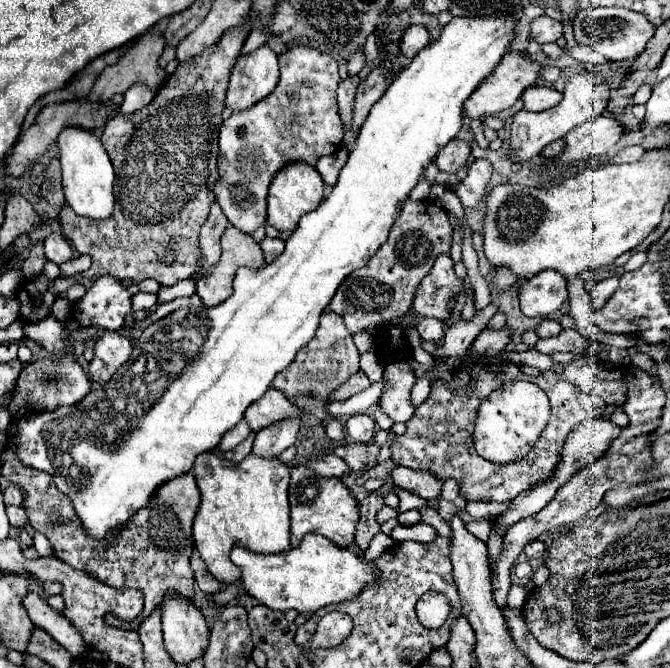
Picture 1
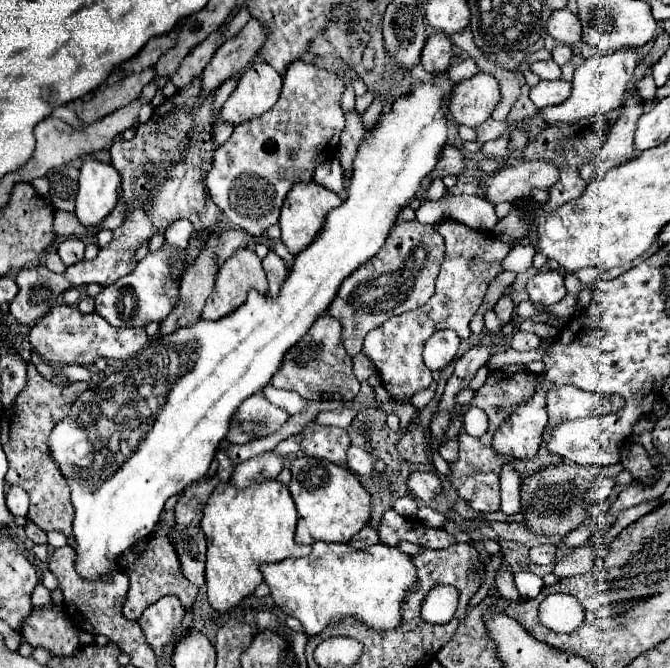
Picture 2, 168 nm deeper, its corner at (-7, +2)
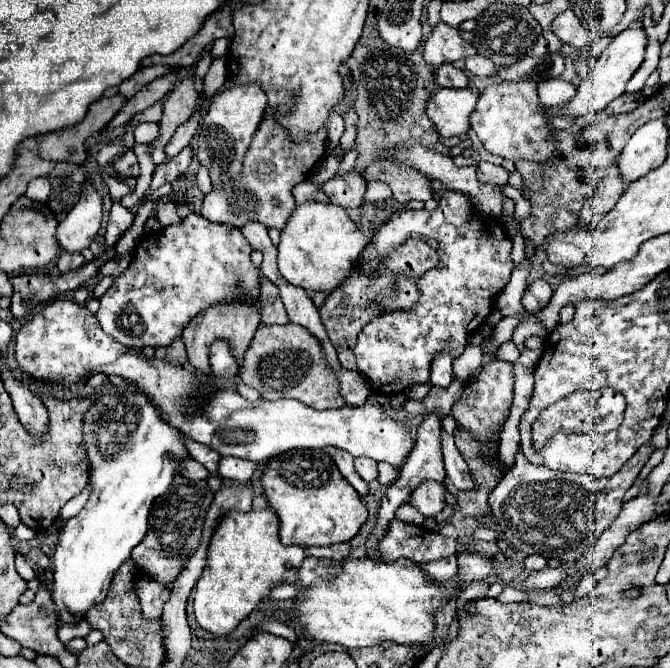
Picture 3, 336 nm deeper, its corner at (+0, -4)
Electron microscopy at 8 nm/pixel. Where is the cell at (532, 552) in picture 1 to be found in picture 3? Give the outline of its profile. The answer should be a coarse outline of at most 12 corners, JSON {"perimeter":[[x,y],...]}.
{"perimeter":[[539,554],[527,556],[523,564],[527,570],[543,570],[547,560]]}

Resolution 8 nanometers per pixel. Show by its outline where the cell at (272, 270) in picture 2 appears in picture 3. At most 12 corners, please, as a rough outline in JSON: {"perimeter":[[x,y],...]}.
{"perimeter":[[261,282],[261,324],[287,324],[275,284]]}

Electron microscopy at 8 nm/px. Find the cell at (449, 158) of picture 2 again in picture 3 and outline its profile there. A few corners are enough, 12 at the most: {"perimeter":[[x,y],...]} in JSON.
{"perimeter":[[393,160],[371,162],[367,182],[385,182],[401,204],[433,196],[427,176]]}

